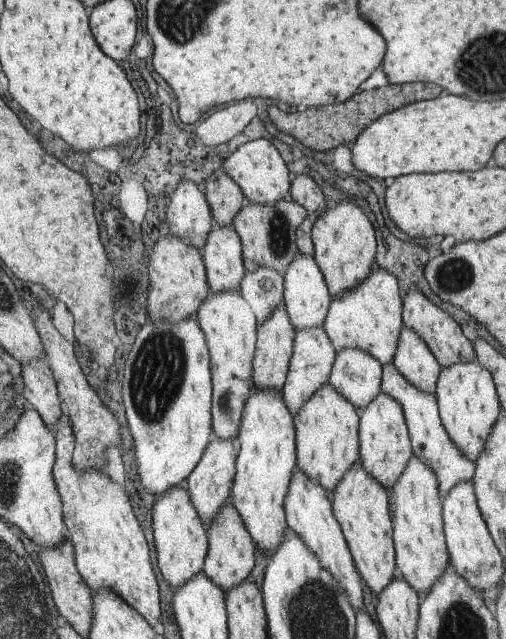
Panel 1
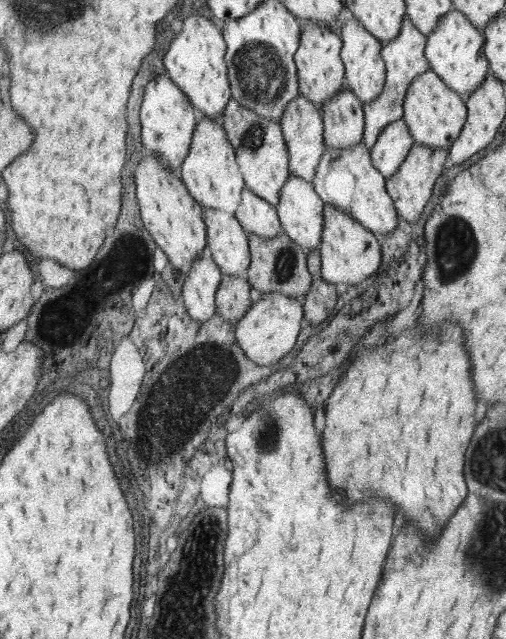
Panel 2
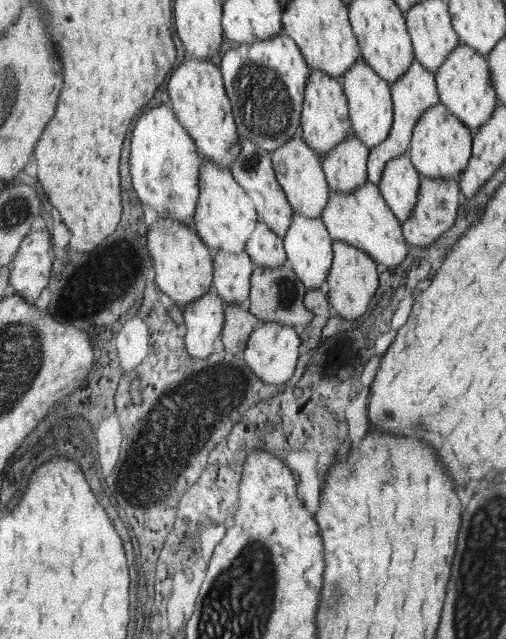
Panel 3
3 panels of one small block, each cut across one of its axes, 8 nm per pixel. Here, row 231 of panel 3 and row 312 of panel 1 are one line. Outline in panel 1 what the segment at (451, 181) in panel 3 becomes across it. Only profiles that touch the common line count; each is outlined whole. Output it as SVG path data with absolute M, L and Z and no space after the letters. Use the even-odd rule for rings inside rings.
M412 285L407 291L405 299L405 322L406 325L414 329L429 346L437 358L442 368L459 363L460 361L474 361L474 348L470 340L462 334L462 328L456 323L456 320L447 312L432 304L430 300L417 288Z

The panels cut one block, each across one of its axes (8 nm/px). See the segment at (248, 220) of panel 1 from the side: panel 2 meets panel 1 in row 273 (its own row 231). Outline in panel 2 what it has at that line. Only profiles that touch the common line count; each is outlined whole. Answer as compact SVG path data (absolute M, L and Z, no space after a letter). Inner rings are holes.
M280 230L277 236L273 238L262 238L256 234L248 234L249 236L249 252L251 253L252 264L249 266L249 275L247 276L252 291L255 295L267 294L274 292L275 294L284 294L289 298L304 300L305 295L312 286L312 274L307 267L307 254L309 250L296 244L284 232Z

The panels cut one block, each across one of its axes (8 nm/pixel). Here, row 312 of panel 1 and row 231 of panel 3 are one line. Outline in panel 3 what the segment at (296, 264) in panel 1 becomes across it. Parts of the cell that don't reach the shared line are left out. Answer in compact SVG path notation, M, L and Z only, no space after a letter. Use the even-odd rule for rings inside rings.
M294 213L289 232L286 233L283 241L288 263L297 273L302 284L305 284L307 289L326 286L329 272L333 266L333 238L330 237L323 221L320 218L310 219Z

